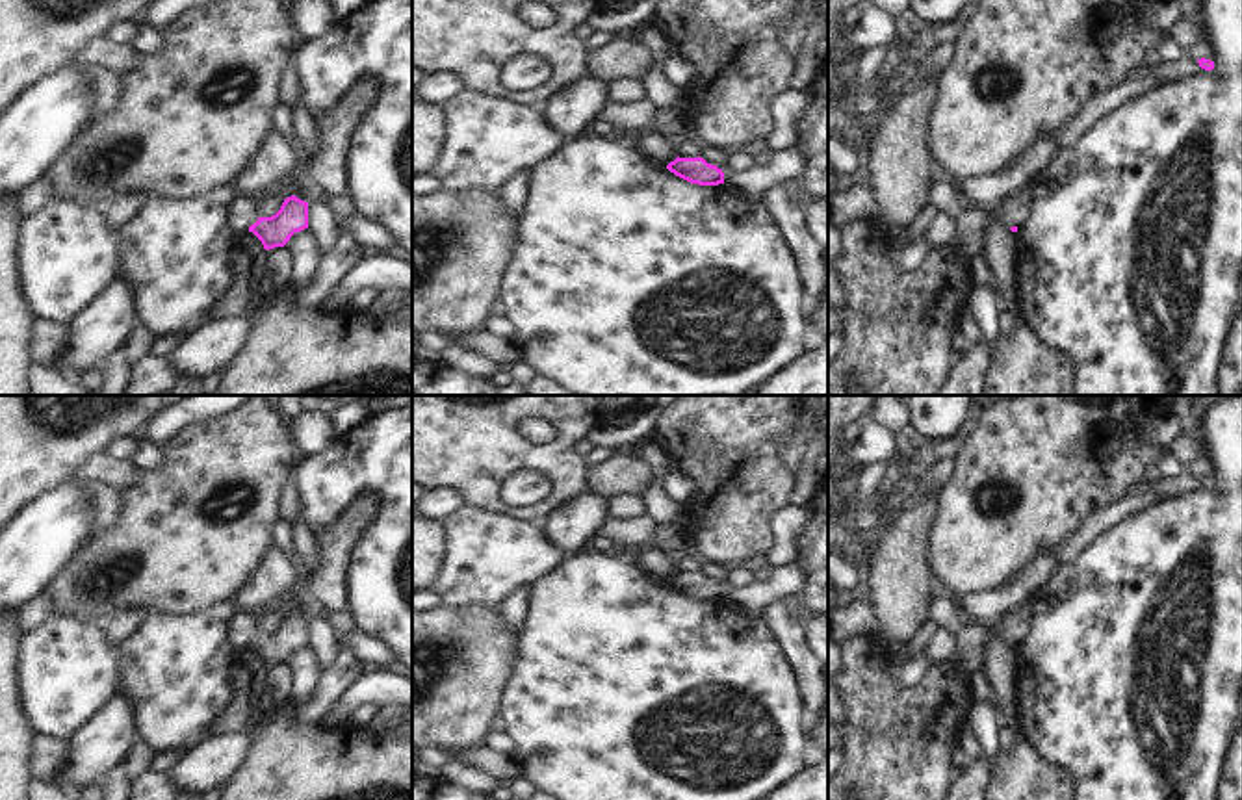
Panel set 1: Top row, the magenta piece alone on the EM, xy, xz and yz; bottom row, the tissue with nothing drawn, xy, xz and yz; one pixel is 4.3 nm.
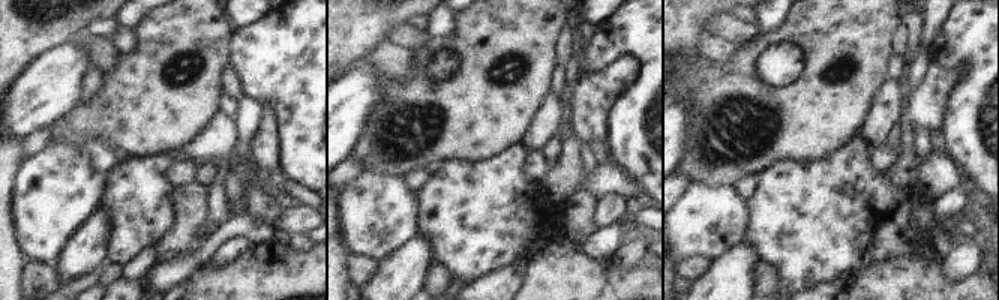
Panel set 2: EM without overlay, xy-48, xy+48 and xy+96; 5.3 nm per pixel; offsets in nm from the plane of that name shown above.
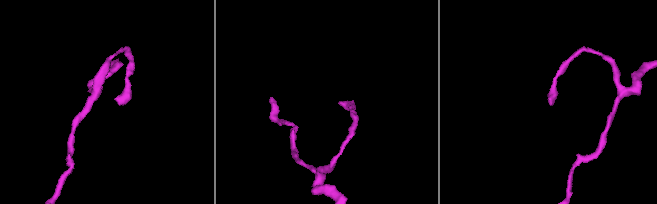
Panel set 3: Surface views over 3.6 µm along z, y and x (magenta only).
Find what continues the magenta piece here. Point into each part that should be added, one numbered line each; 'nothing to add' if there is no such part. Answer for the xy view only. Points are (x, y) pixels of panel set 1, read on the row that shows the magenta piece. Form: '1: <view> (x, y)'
nothing to add.

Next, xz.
nothing to add.

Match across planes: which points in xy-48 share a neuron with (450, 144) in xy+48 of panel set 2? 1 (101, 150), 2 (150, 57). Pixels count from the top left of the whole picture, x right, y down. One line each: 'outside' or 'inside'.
1: outside
2: inside

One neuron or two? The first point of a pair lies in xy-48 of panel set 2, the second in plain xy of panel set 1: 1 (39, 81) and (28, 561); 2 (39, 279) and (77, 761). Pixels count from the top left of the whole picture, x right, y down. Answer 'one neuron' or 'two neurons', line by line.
1: one neuron
2: two neurons

